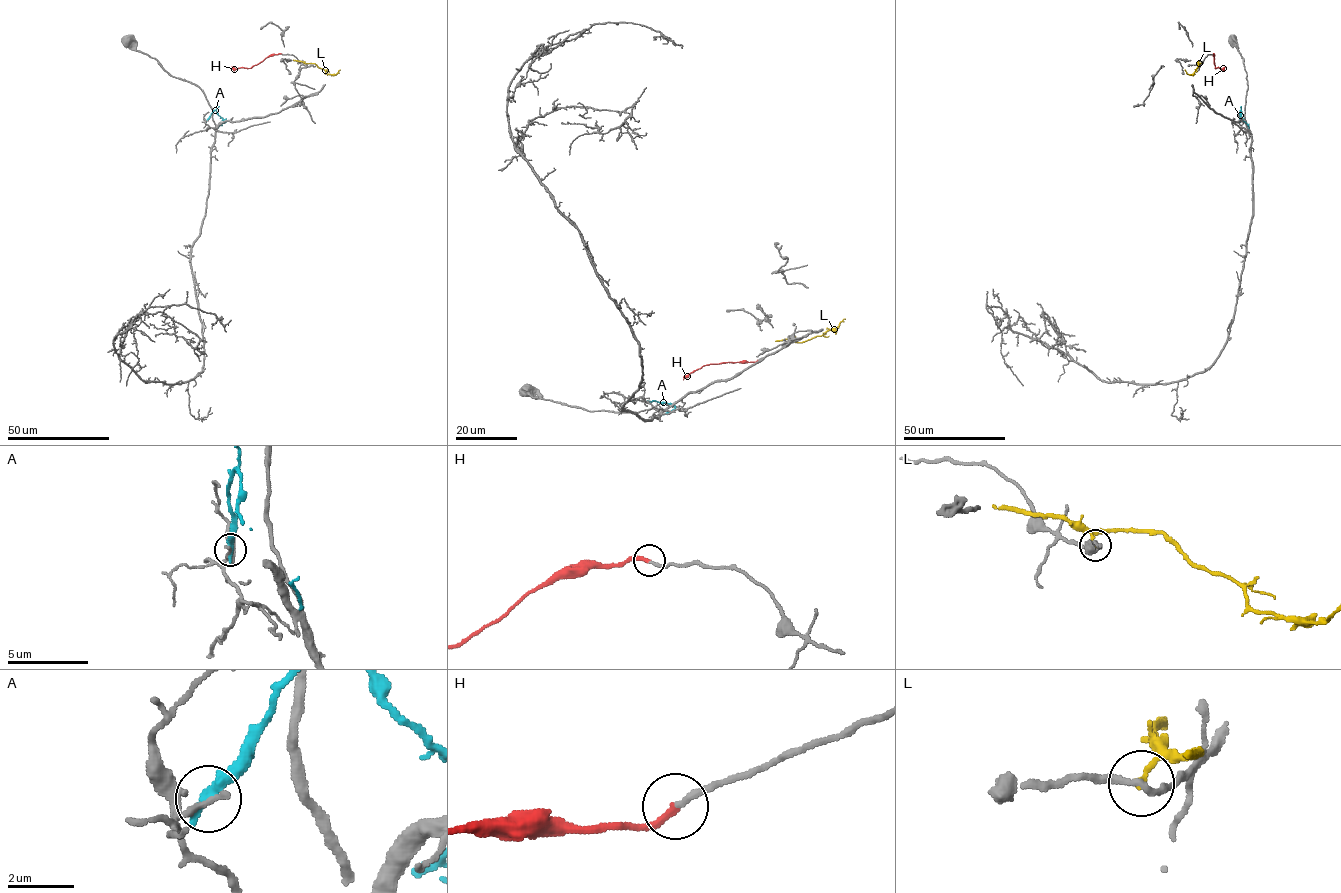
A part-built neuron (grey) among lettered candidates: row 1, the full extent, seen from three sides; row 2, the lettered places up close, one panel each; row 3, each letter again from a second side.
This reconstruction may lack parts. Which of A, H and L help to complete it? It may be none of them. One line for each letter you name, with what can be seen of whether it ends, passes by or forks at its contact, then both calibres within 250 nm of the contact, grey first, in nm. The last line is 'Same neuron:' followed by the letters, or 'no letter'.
H: it ends there; 190 nm thick on the grey side, 240 nm on the other
Same neuron: H

